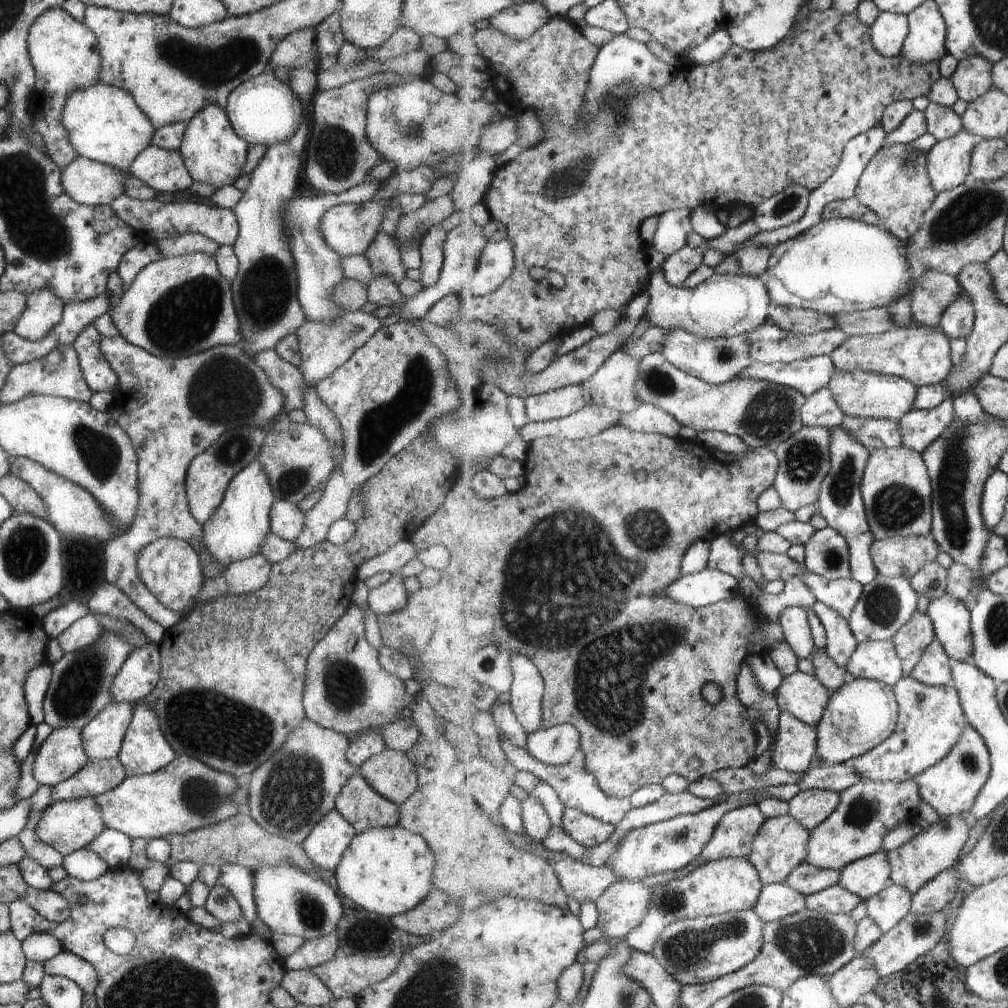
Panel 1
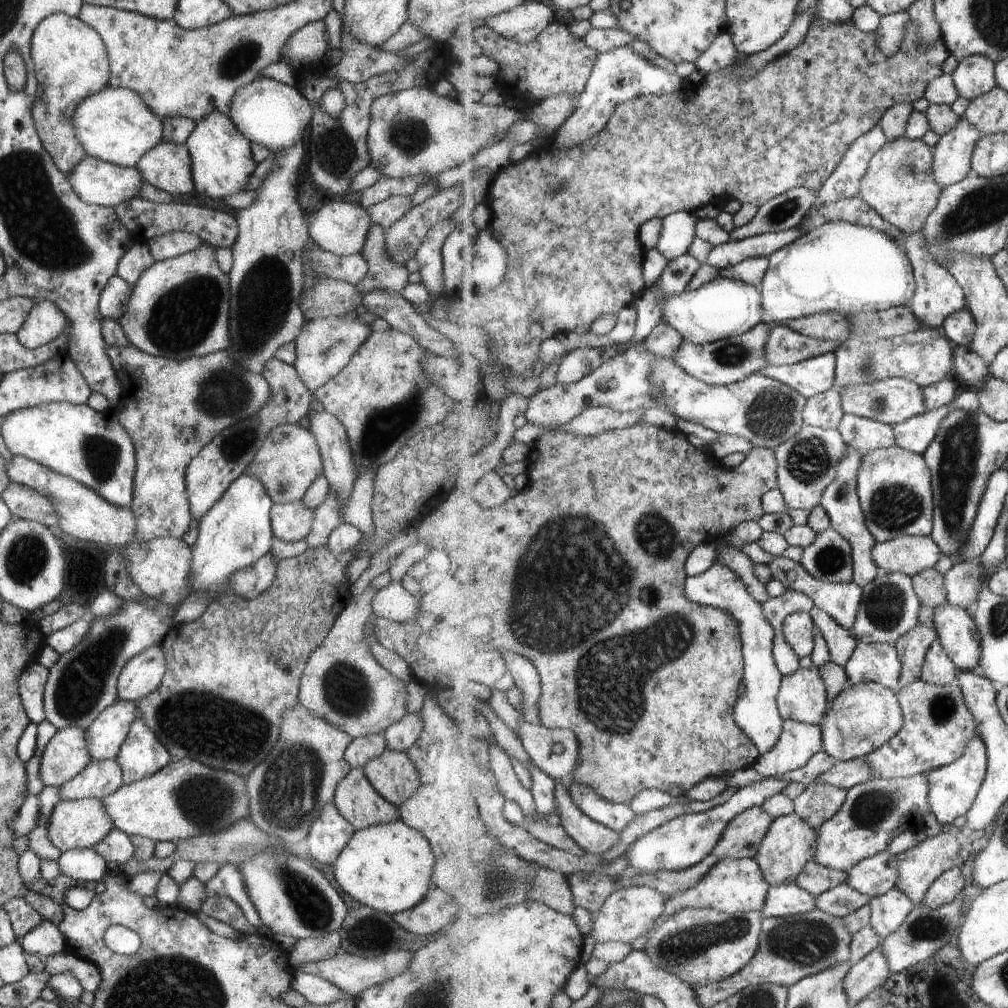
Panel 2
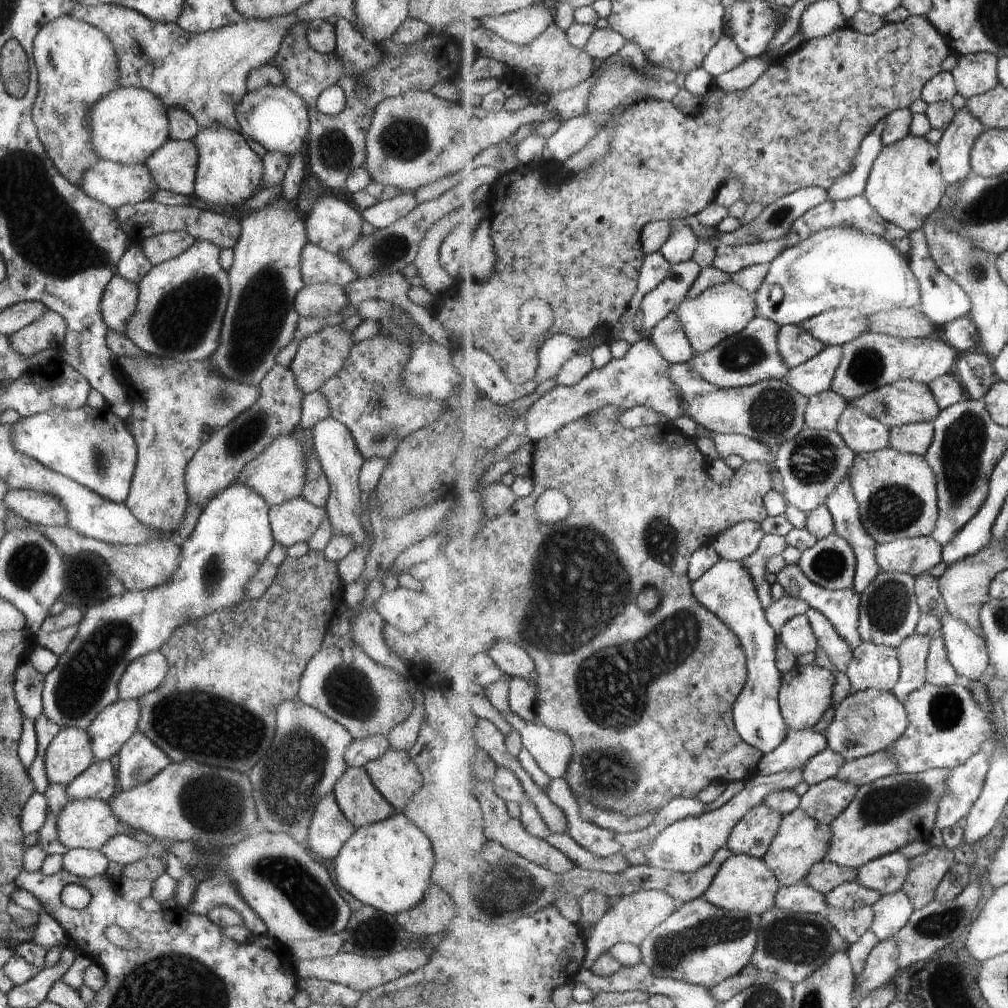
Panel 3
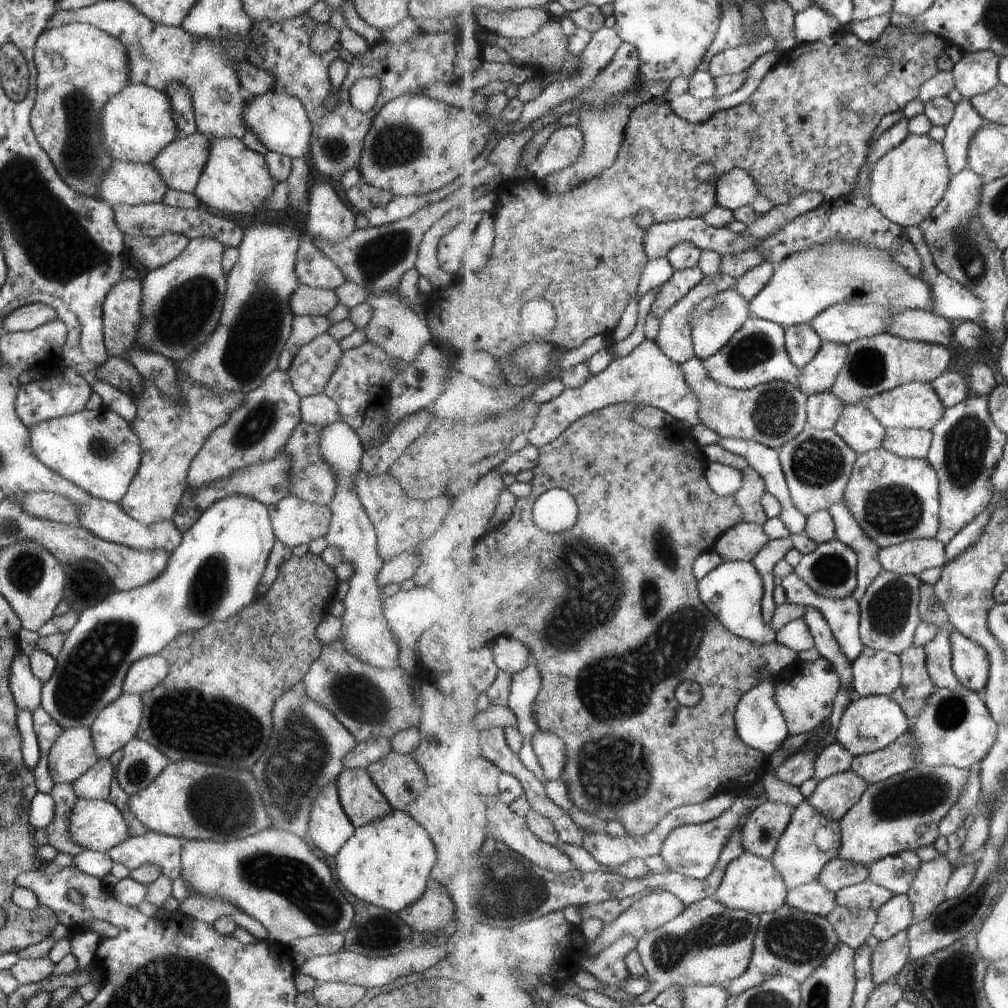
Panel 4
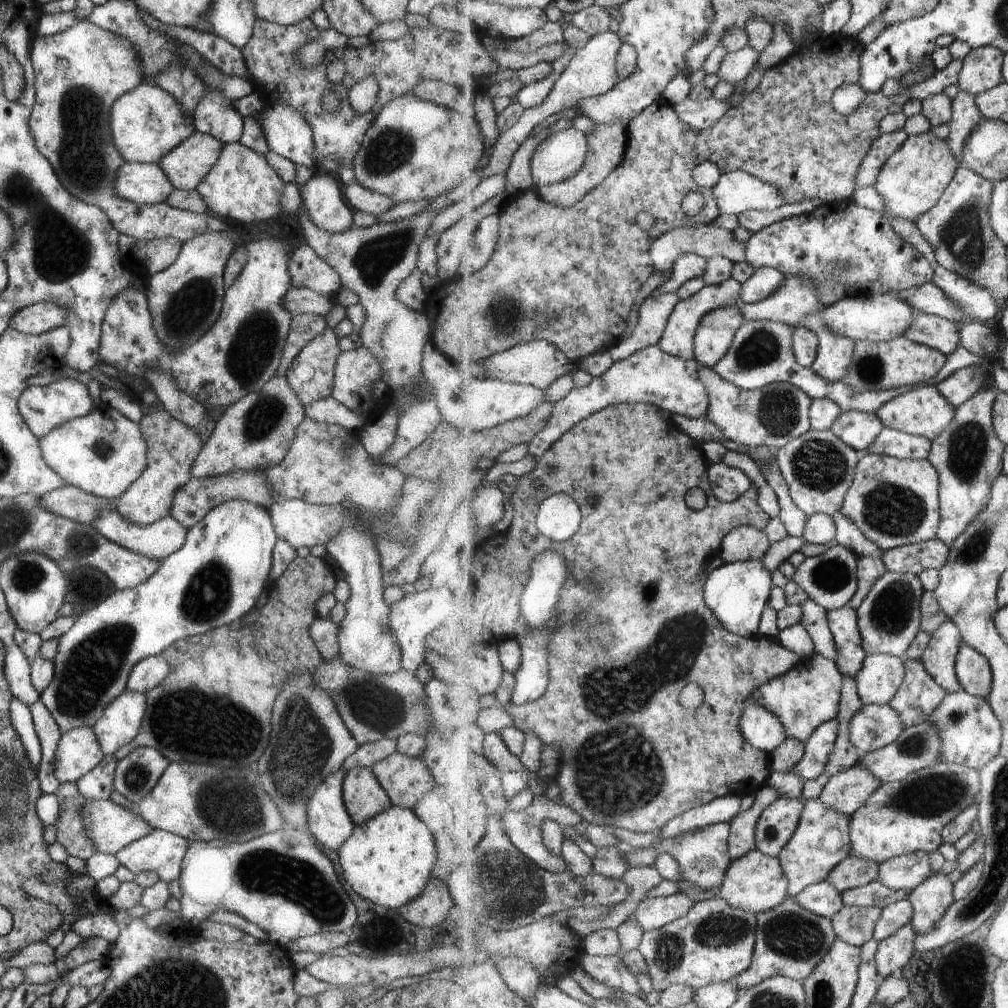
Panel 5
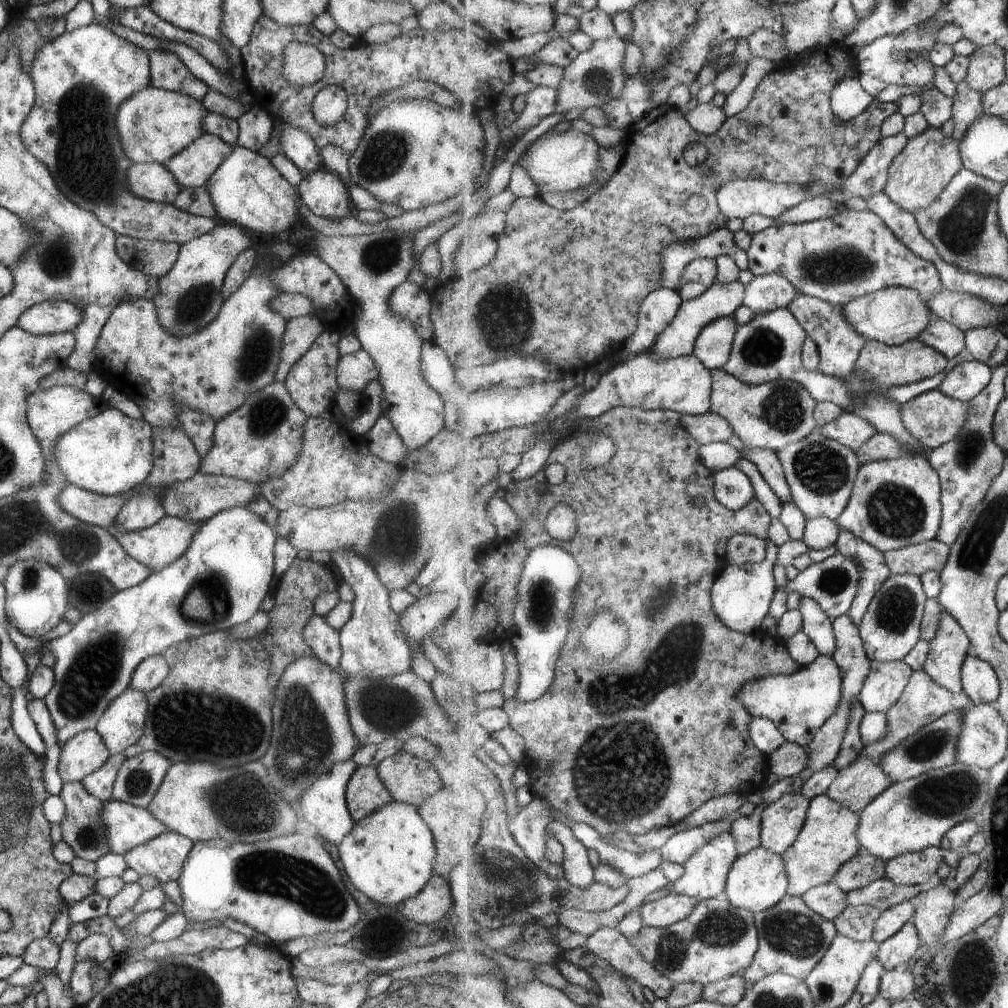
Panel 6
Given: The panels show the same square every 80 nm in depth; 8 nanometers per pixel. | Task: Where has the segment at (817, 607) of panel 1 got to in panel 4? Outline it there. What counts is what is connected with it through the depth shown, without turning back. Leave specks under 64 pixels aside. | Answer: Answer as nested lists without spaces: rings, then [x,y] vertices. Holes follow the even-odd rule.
[[[807,608],[806,615],[803,619],[808,624],[809,630],[814,636],[816,648],[813,648],[813,650],[805,650],[805,652],[797,652],[798,659],[814,661],[820,656],[827,658],[836,668],[842,680],[842,685],[847,691],[852,690],[852,664],[847,660],[845,654],[843,654],[843,649],[839,642],[837,642],[828,620],[818,608]]]

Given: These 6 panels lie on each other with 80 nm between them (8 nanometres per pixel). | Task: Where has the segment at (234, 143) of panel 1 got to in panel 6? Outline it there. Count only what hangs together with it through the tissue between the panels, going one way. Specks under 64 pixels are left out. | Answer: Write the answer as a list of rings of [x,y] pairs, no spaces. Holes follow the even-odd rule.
[[[233,146],[232,151],[205,181],[204,187],[214,204],[218,221],[234,223],[237,226],[249,228],[251,232],[269,236],[269,234],[275,234],[291,227],[298,220],[300,198],[295,187],[279,174],[269,159],[258,155],[255,151]]]

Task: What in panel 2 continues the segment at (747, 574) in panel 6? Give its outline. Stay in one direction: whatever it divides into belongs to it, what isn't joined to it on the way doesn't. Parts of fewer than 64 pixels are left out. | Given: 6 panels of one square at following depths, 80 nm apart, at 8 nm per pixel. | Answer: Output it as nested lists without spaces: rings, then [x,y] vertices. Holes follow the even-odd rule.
[[[717,561],[709,570],[686,580],[686,595],[697,604],[715,607],[729,613],[740,625],[744,651],[745,694],[741,695],[735,706],[736,723],[757,745],[764,755],[772,751],[779,742],[784,729],[784,718],[778,707],[778,694],[782,687],[783,673],[779,670],[774,657],[774,628],[764,613],[762,603],[748,589],[743,579],[724,562]]]

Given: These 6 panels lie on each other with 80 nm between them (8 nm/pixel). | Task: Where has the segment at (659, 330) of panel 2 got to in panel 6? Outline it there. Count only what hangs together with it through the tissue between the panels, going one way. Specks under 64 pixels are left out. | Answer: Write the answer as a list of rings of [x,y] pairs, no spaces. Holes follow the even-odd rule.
[[[739,281],[727,284],[717,283],[710,286],[702,297],[684,302],[675,320],[659,336],[656,336],[651,350],[647,350],[643,354],[653,352],[663,360],[693,355],[697,339],[705,327],[717,319],[733,317],[744,304],[745,291],[746,286]]]

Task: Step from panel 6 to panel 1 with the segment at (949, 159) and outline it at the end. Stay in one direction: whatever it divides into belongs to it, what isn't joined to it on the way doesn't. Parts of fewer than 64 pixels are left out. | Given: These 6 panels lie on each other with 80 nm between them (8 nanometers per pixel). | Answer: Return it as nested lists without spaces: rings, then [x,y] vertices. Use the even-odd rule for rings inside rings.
[[[913,143],[883,147],[867,165],[856,194],[867,208],[880,216],[883,228],[906,242],[920,230],[925,213],[938,196],[928,173],[928,152],[919,150]]]

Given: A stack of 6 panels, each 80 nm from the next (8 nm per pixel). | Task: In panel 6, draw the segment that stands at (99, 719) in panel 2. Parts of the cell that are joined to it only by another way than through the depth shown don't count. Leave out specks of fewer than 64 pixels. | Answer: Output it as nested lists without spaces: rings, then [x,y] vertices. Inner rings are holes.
[[[127,687],[101,713],[94,729],[111,755],[121,753],[141,736],[147,705],[144,692]]]

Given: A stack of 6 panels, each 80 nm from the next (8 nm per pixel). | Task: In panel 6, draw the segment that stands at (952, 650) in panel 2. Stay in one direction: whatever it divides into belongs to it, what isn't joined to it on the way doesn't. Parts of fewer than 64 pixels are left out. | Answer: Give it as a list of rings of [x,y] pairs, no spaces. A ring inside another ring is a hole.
[[[968,656],[962,668],[964,692],[973,703],[995,702],[1001,696],[1001,683],[997,672],[987,661]]]

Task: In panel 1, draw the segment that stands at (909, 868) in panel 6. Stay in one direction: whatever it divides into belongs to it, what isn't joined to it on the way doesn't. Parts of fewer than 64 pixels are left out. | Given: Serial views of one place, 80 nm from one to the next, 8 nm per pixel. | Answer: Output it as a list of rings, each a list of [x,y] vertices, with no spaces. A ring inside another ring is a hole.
[[[885,850],[856,860],[840,871],[840,883],[865,901],[884,891],[892,878],[892,864]]]

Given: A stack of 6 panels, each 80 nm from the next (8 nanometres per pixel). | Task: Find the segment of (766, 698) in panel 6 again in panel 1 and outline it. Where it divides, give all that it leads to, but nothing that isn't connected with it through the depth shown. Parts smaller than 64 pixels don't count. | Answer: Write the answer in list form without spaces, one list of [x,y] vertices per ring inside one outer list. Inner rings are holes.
[[[797,671],[784,677],[775,697],[781,711],[790,711],[799,720],[817,728],[832,699],[831,694],[815,675]]]

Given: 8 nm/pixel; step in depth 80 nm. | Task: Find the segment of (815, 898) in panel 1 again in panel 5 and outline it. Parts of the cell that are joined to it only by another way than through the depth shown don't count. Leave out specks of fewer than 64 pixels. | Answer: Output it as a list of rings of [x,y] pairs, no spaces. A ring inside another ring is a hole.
[[[879,880],[841,893],[847,906],[879,907],[881,910],[893,903],[908,899],[911,894],[909,891],[893,890]]]

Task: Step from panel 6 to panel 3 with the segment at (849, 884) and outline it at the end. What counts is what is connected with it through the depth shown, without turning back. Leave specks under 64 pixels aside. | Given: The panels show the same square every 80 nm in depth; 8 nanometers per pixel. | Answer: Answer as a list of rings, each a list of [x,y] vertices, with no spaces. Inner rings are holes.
[[[821,861],[812,868],[812,872],[803,882],[809,883],[823,894],[833,892],[845,883],[854,883],[860,876],[860,870],[835,864],[833,861]]]

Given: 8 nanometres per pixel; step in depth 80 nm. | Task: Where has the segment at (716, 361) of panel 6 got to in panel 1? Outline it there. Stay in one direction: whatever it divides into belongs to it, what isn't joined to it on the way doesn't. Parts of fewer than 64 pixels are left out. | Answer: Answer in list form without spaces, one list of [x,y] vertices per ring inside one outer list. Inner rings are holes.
[[[661,269],[651,276],[646,296],[649,297],[645,318],[655,326],[683,329],[704,339],[736,337],[752,333],[768,322],[772,302],[768,288],[761,278],[745,275],[719,275],[717,272],[703,284],[675,288],[667,281]]]

